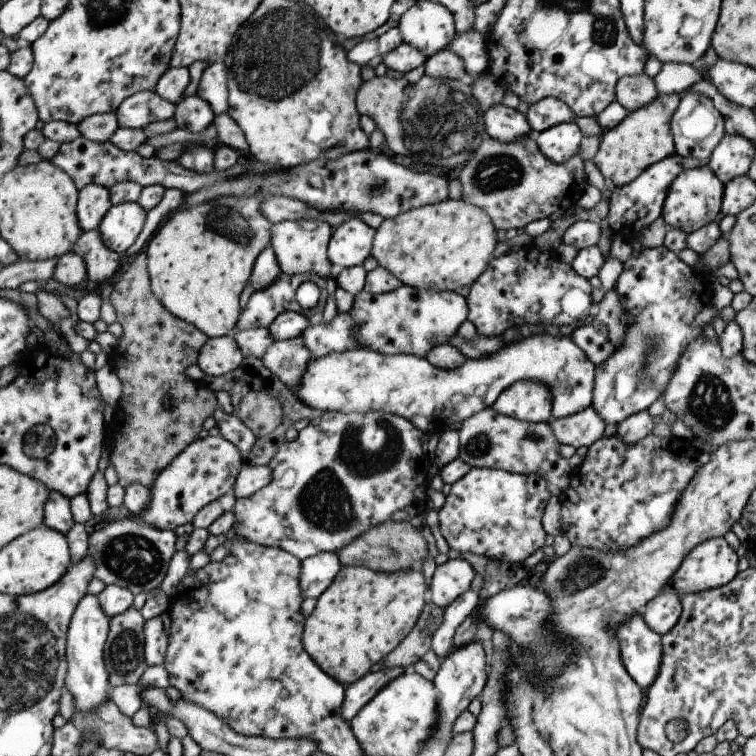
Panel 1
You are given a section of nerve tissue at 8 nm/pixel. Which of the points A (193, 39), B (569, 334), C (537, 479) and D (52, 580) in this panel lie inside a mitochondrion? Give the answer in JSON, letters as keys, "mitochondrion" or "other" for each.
{"A":"other","B":"other","C":"other","D":"other"}

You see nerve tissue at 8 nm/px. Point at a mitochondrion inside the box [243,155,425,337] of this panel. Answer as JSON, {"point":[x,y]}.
{"point":[377,190]}

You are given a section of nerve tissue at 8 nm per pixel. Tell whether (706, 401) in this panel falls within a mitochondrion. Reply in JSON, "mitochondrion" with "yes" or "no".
{"mitochondrion":"yes"}

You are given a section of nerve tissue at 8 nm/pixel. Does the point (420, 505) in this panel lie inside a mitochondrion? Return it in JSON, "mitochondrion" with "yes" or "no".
{"mitochondrion":"no"}

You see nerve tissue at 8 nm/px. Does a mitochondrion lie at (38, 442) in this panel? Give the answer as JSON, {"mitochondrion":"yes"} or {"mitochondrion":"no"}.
{"mitochondrion":"yes"}

